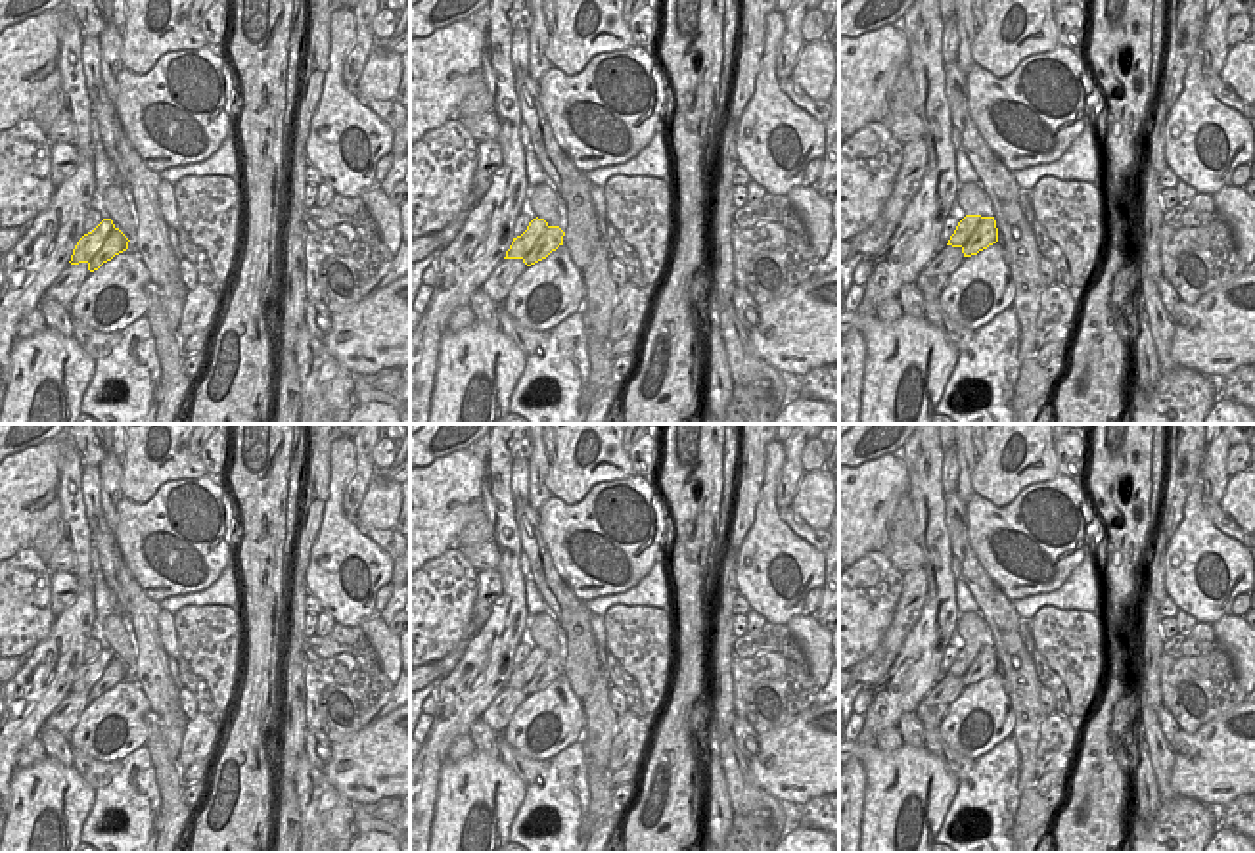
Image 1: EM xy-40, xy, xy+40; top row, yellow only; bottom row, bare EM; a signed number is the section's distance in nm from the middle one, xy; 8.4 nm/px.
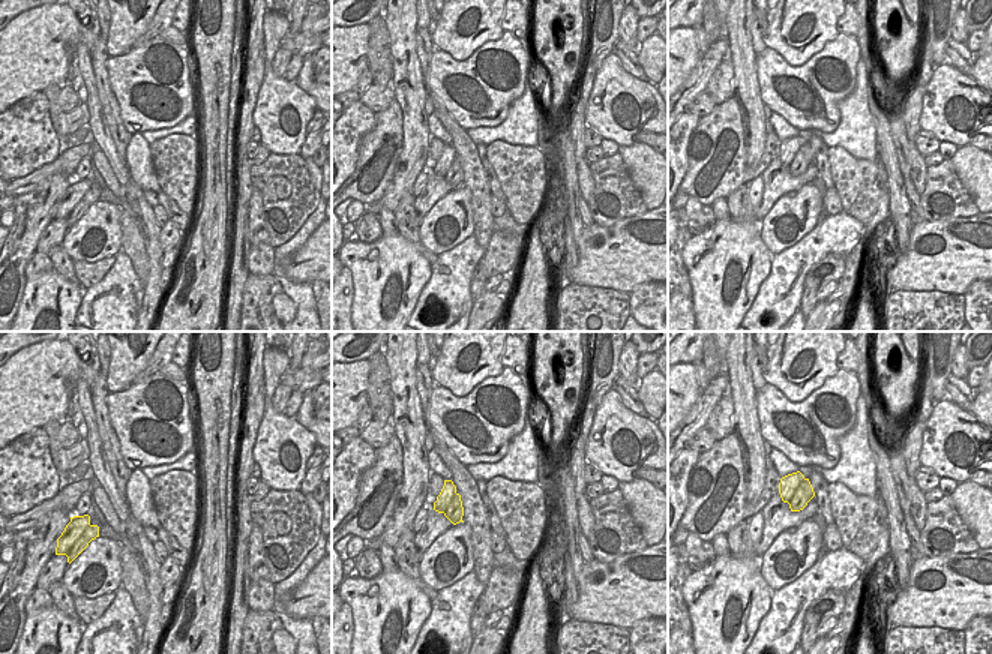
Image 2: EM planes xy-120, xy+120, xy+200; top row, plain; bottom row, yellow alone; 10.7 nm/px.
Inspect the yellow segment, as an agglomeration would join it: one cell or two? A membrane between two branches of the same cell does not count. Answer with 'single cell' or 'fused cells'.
fused cells

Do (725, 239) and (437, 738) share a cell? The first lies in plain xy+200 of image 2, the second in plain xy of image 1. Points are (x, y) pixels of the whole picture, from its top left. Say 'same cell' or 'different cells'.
different cells

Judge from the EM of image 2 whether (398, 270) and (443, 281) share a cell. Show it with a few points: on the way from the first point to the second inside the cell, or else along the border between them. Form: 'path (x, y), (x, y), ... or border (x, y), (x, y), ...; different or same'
border (431, 266), (428, 282), (413, 309); different

